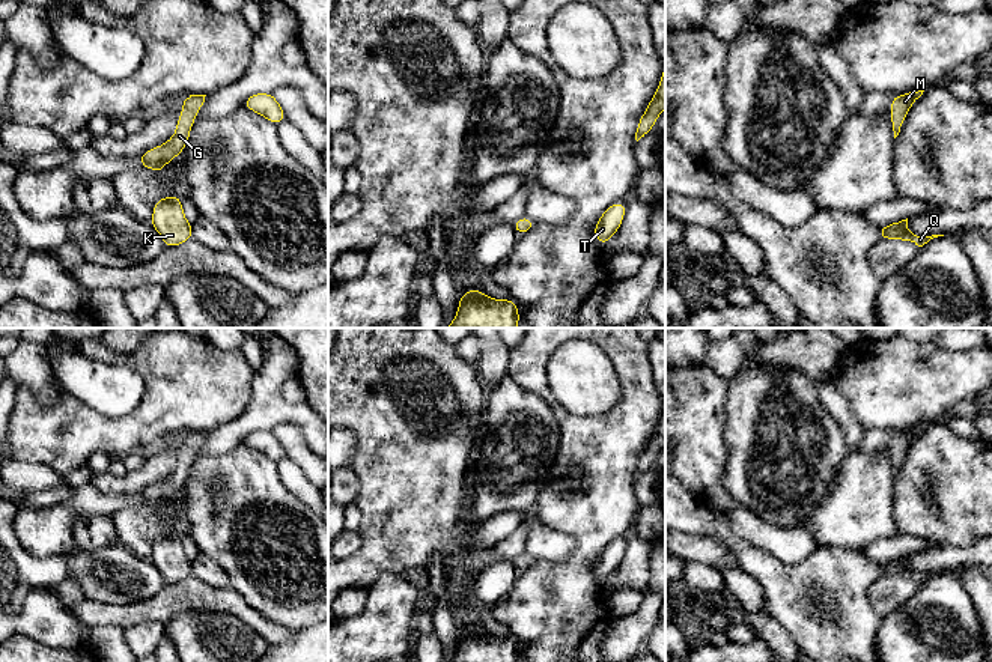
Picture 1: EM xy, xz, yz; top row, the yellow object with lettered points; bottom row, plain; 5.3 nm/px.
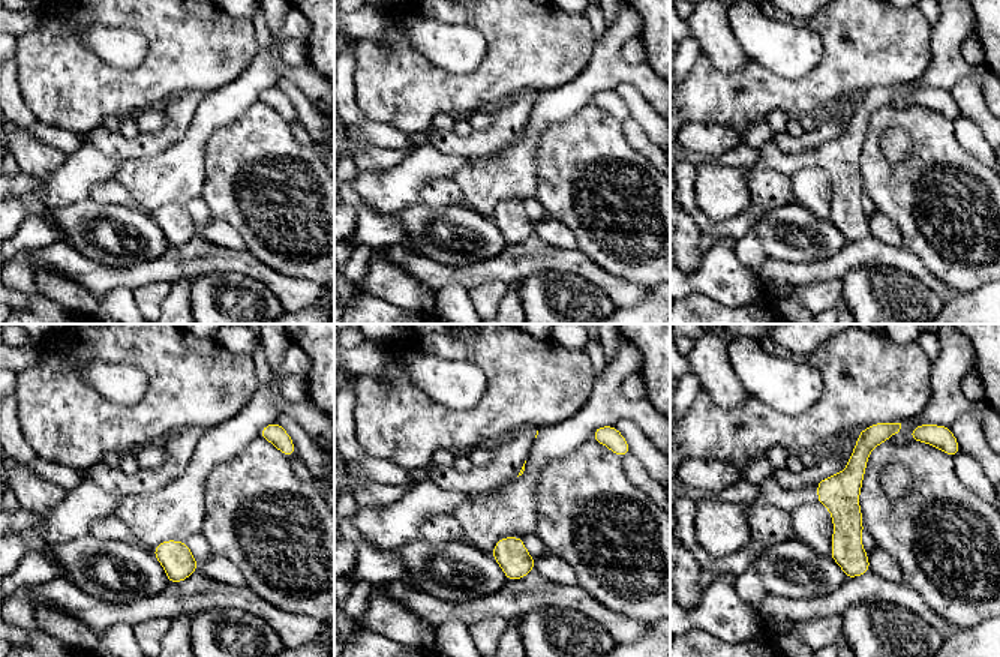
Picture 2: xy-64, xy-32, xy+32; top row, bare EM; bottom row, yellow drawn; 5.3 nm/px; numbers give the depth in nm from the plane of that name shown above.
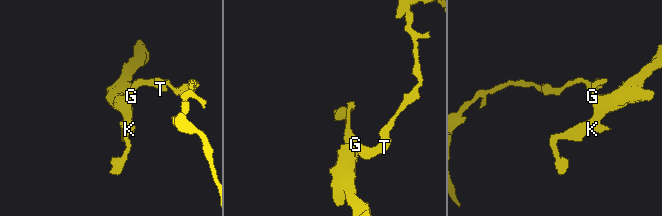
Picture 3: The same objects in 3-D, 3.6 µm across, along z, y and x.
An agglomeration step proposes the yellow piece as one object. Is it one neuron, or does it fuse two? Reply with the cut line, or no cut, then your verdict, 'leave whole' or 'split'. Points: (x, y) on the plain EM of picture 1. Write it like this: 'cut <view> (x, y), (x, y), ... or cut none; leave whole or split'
cut none; leave whole

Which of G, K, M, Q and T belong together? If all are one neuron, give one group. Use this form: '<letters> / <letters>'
G K M Q T

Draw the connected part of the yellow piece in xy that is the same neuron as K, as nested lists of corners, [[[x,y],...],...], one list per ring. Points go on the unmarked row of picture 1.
[[[178,533],[160,536],[149,560],[160,570],[166,584],[181,582],[193,575],[193,563],[187,558],[182,537]]]

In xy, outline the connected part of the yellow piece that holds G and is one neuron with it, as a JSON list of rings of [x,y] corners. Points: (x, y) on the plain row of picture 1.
[[[190,432],[184,435],[182,448],[178,456],[173,474],[161,483],[146,487],[140,495],[141,504],[161,510],[164,503],[175,496],[187,483],[190,466],[196,459],[196,451],[202,445],[206,432]]]

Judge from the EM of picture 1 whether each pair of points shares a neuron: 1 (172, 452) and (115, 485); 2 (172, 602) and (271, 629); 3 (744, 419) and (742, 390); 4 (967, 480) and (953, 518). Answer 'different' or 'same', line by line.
1: same
2: same
3: same
4: same

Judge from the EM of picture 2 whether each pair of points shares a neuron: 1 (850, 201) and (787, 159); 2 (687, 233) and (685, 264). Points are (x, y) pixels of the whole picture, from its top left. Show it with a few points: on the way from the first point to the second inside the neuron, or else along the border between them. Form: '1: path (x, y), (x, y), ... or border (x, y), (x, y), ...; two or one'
1: path (847, 182), (825, 159), (807, 159); one
2: path (687, 240), (687, 257); one

